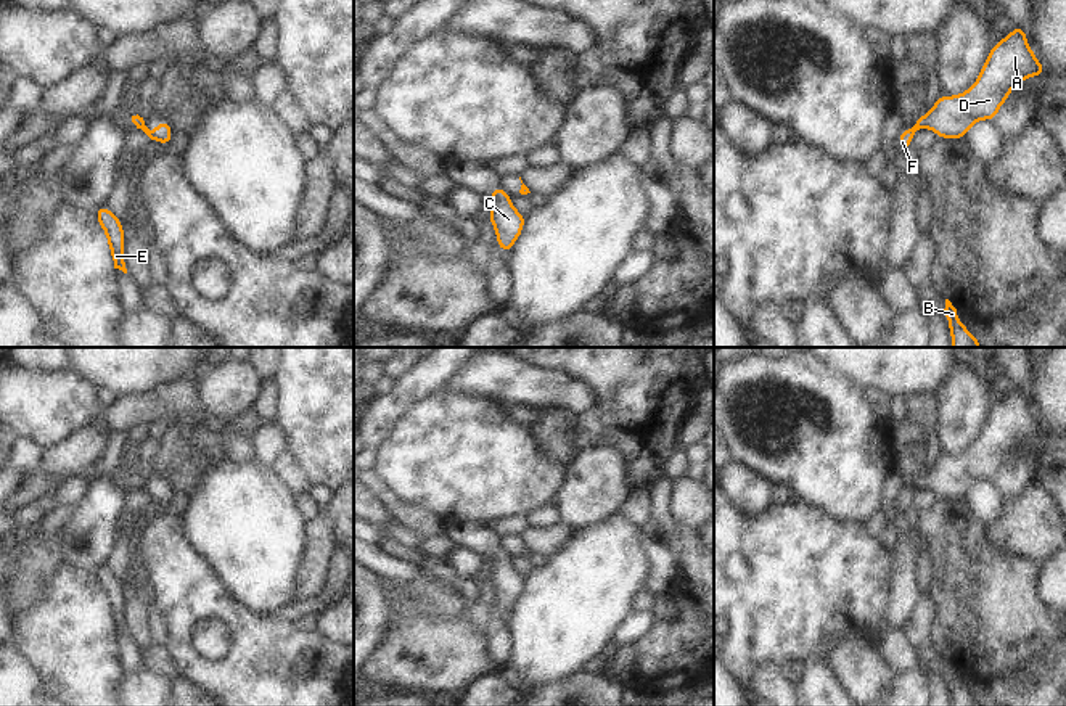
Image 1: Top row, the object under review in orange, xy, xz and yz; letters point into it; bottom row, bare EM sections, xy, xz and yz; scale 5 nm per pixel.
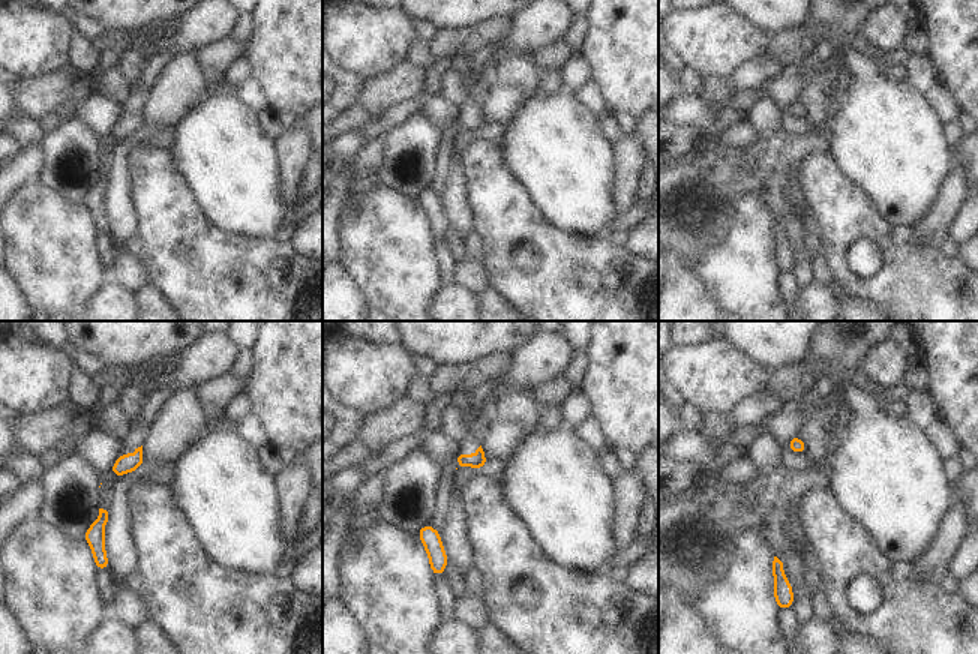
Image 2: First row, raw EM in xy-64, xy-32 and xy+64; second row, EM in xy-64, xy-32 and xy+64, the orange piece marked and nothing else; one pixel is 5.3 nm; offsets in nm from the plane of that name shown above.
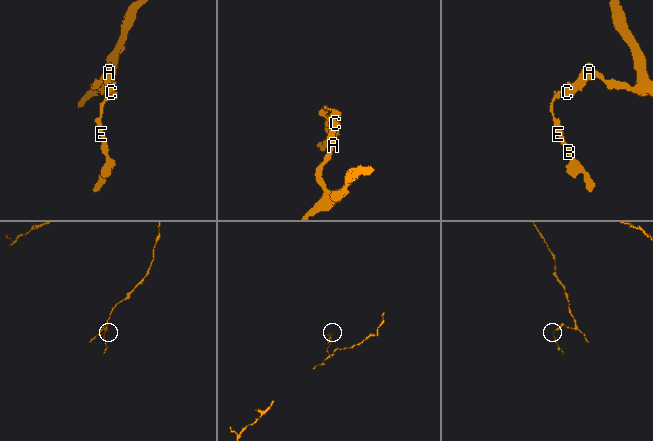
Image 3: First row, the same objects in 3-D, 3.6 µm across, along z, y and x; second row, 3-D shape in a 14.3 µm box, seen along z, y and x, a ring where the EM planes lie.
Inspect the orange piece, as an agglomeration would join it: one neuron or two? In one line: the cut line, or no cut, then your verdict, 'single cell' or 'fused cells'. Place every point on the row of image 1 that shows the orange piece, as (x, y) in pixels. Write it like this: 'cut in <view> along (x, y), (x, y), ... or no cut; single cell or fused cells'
cut in yz along (915, 123), (918, 127); fused cells

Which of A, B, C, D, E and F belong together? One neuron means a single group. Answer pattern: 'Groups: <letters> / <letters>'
Groups: A C D / B E F.

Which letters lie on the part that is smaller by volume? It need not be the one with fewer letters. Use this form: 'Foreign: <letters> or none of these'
Foreign: B, E, F

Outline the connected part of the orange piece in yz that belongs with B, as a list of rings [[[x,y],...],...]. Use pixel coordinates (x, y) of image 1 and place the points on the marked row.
[[[945,299],[944,312],[945,312],[945,317],[947,317],[947,322],[949,322],[949,330],[950,330],[950,335],[952,335],[952,346],[950,347],[981,347],[979,339],[974,338],[968,331],[968,326],[960,323],[958,312],[949,299]]]

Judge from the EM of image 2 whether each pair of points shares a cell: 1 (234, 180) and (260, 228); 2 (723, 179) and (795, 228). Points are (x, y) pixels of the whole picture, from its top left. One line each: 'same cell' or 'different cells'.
1: same cell
2: different cells

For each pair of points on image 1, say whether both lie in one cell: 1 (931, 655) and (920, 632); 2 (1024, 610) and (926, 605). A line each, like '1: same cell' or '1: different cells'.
1: same cell
2: different cells

